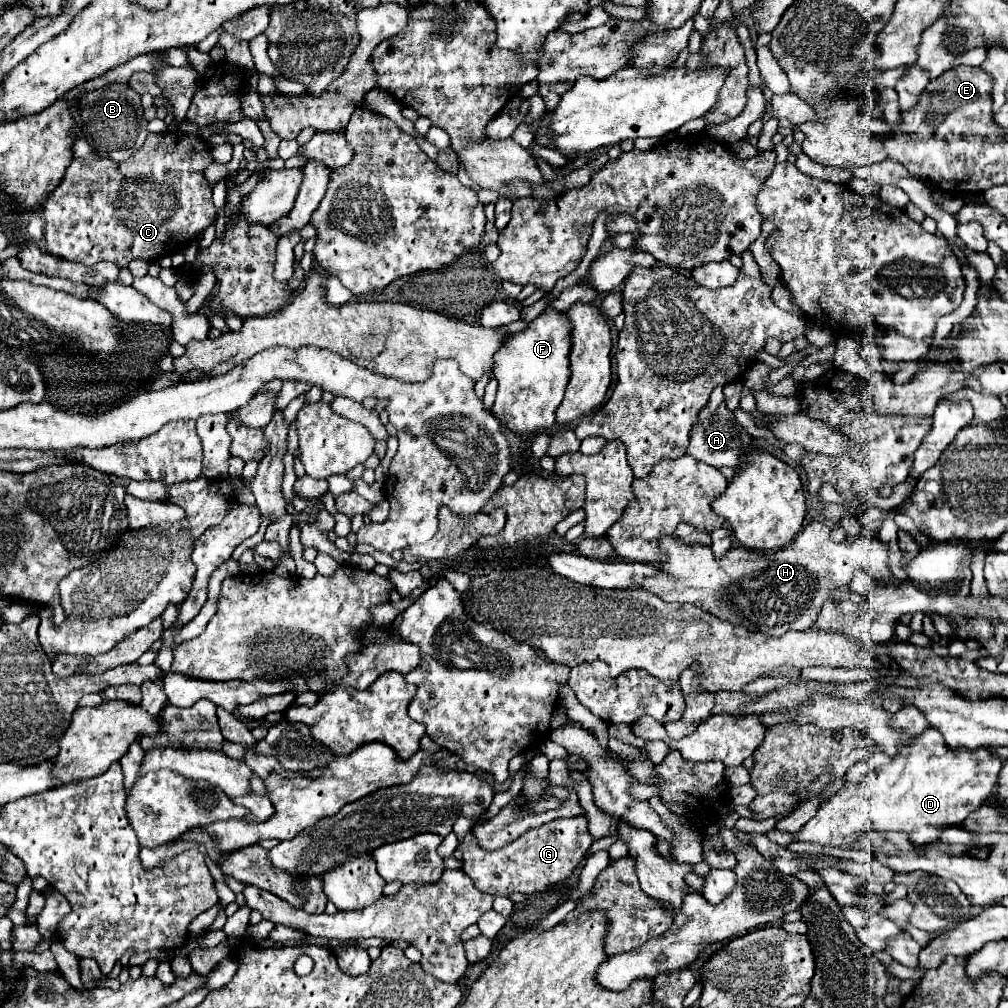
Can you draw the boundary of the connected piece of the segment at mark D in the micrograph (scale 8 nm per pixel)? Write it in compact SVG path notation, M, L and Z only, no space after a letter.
M930 726L924 730L924 734L916 736L908 746L904 746L894 762L884 764L880 768L872 768L860 784L846 784L836 796L822 802L816 816L808 820L808 824L794 834L794 840L798 842L816 842L822 846L834 846L842 848L842 840L850 834L860 834L866 830L884 830L888 828L904 828L910 836L910 840L916 846L924 846L928 842L938 840L938 836L948 826L958 826L966 820L966 816L974 810L978 810L994 792L998 772L1002 768L1002 762L998 754L992 754L988 748L978 748L974 752L970 750L950 750L942 738L942 734Z

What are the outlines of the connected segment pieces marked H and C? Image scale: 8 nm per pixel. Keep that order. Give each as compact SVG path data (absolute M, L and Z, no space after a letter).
M824 522L806 524L790 544L774 552L730 548L722 558L716 558L710 546L686 544L676 536L662 536L658 546L666 556L658 564L658 570L664 574L638 578L636 584L640 588L660 596L664 602L690 602L720 620L766 636L814 628L826 594L836 586L848 586L856 568L864 568L870 576L880 572L880 580L888 580L886 544L870 538L832 542L830 528Z
M160 132L160 134L148 134L142 150L138 150L138 154L134 154L134 158L126 160L126 162L110 162L108 158L98 158L98 154L94 154L94 150L90 150L88 142L84 138L76 138L72 144L72 162L66 168L66 174L60 182L60 186L50 194L50 198L44 202L44 238L46 238L46 248L50 254L64 258L64 260L72 260L72 262L82 262L84 266L94 266L96 262L102 260L110 260L114 262L118 268L126 268L132 260L140 258L140 260L148 260L154 262L166 254L174 254L174 252L182 252L186 250L192 242L196 242L200 238L200 234L204 232L204 228L208 228L210 224L214 224L216 220L216 208L212 204L212 186L210 182L204 178L204 170L208 168L208 164L214 162L214 158L210 156L210 144L202 138L202 136L190 136L190 134L182 134L182 132Z

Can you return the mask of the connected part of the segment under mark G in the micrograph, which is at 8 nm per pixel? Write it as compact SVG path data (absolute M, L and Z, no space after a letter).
M574 816L552 820L536 830L528 830L514 842L492 852L480 848L478 840L472 836L472 830L468 830L464 840L460 842L460 850L464 858L464 870L466 874L470 874L472 882L486 894L508 898L514 892L544 892L548 886L568 878L584 858L586 850L592 846L592 842L594 840L588 832L588 820L584 816Z

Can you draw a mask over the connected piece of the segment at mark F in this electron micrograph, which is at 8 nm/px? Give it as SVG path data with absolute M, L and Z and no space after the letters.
M546 308L528 328L504 340L494 354L494 378L498 380L498 394L492 412L506 428L518 434L546 432L556 422L556 408L562 402L570 378L568 354L572 348L572 326L566 314Z

